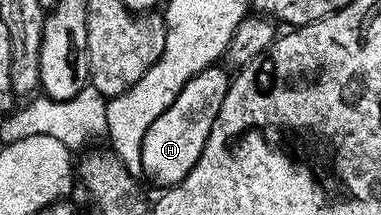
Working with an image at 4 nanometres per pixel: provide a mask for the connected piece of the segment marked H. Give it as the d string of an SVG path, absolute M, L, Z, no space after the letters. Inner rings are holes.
M212 66L201 70L173 98L173 106L149 126L149 134L145 134L145 142L141 146L141 166L143 176L153 183L160 184L166 190L180 184L197 166L197 158L201 158L201 150L205 150L205 142L209 138L209 130L213 130L213 122L223 105L229 87L228 69L223 66Z

